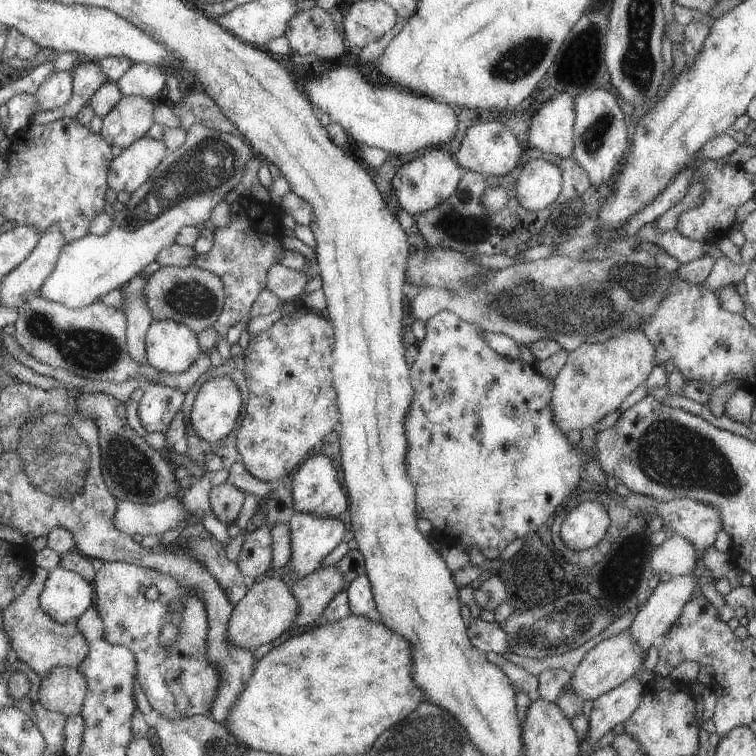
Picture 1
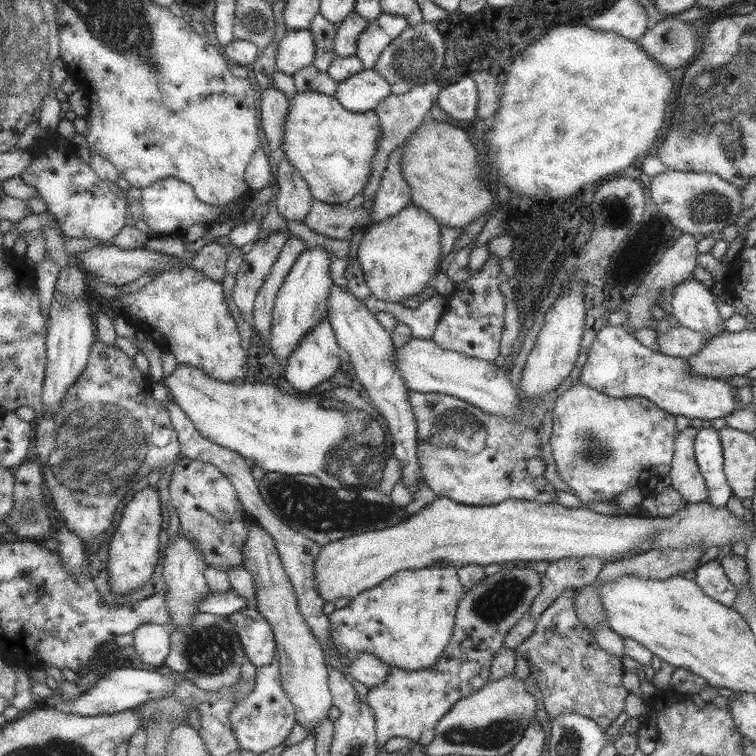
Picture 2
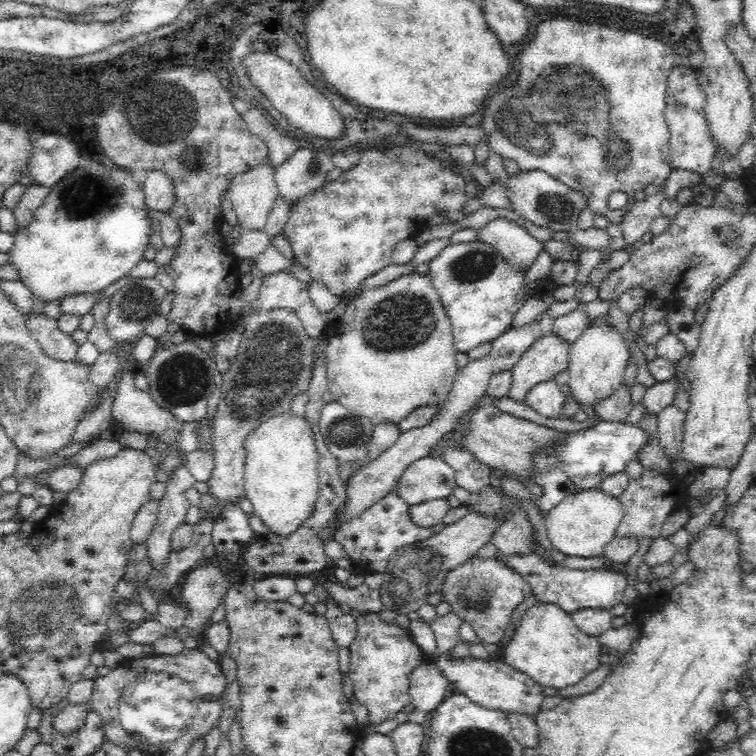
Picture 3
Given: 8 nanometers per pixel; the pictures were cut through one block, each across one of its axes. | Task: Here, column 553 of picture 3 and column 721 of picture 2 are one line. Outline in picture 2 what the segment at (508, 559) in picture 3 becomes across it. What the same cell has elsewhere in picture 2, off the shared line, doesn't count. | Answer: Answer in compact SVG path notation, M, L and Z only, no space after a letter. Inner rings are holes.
M707 561L695 570L695 583L711 599L731 607L735 600L735 584L726 575L719 561Z

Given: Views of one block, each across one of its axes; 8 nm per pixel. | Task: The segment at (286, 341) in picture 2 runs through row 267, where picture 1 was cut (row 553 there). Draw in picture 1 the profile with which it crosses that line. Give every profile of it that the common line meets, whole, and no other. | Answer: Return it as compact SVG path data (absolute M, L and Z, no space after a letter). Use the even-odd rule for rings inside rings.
M294 513L288 522L290 530L290 572L298 579L317 568L317 564L341 542L345 526L337 518L317 518Z

